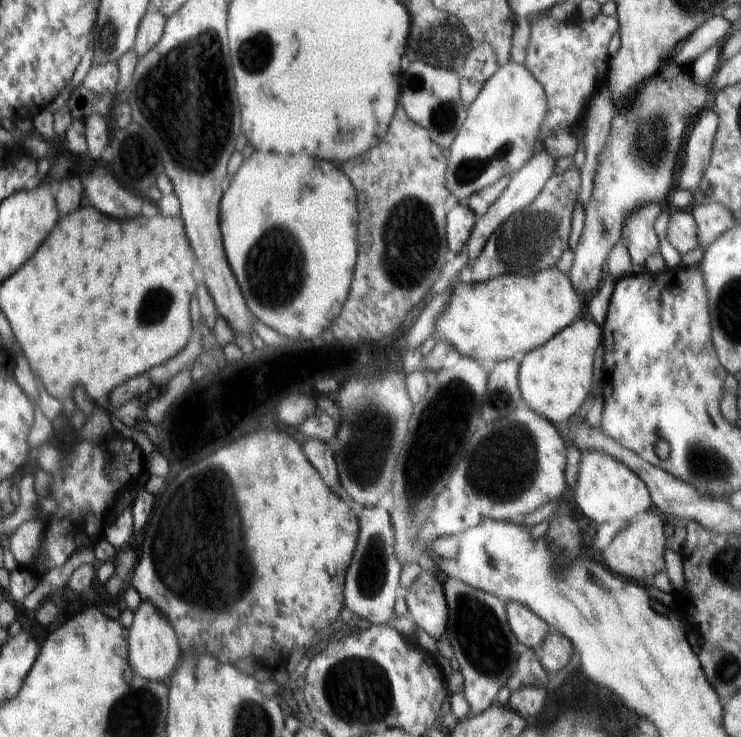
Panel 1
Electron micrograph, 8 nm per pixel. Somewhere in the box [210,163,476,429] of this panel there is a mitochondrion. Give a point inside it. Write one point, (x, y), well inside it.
(410, 242)

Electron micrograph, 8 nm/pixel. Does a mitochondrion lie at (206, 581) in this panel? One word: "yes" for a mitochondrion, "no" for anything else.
yes

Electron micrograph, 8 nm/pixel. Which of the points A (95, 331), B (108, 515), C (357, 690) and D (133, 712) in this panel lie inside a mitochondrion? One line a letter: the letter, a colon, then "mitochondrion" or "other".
A: other
B: other
C: mitochondrion
D: mitochondrion

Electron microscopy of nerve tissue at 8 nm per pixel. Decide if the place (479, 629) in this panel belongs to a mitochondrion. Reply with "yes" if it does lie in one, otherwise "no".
yes

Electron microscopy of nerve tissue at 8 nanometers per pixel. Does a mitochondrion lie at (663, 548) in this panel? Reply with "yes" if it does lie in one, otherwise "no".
no

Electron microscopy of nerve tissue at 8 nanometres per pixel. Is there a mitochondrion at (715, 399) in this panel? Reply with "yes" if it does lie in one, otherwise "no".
no

